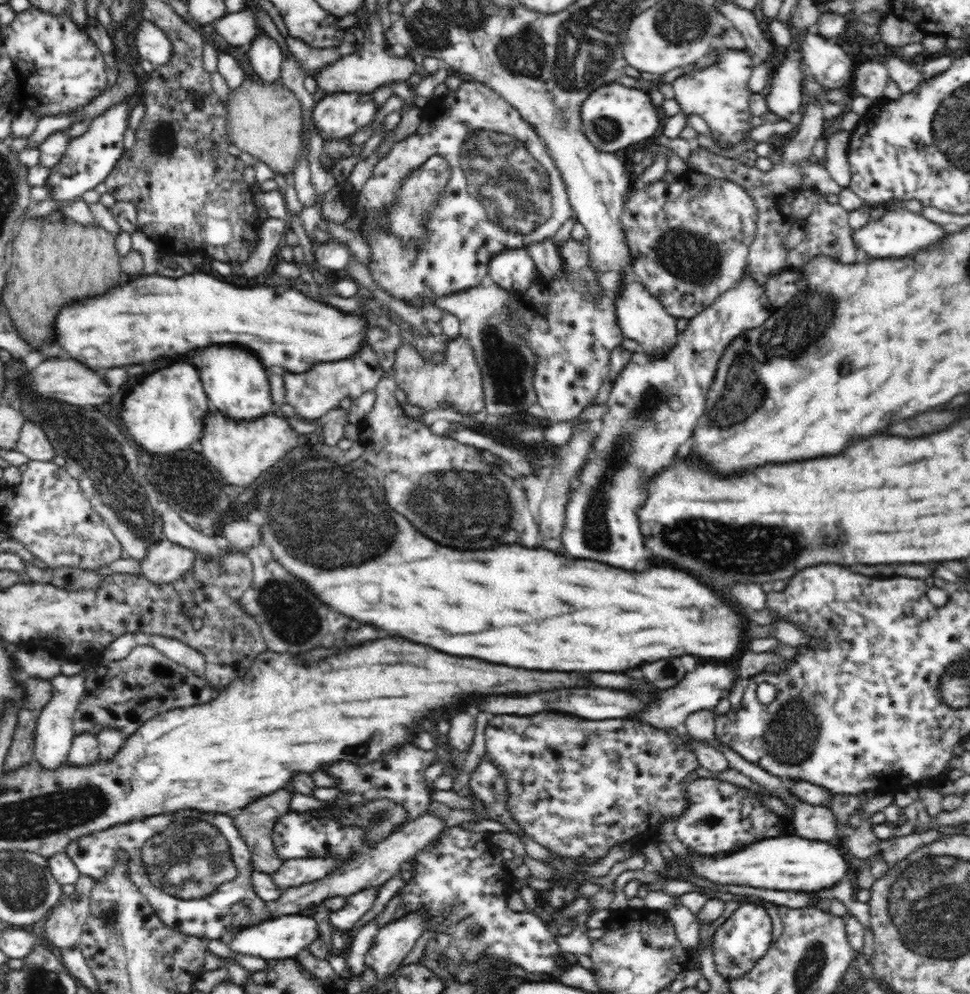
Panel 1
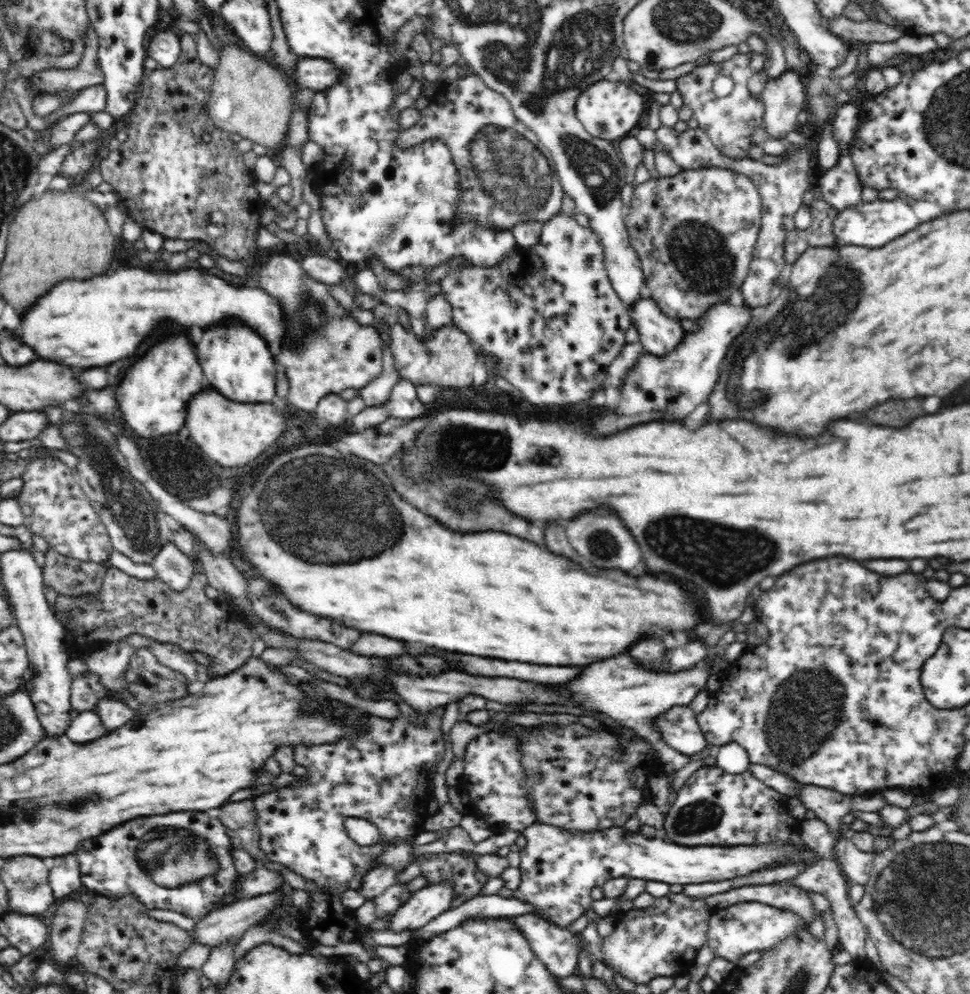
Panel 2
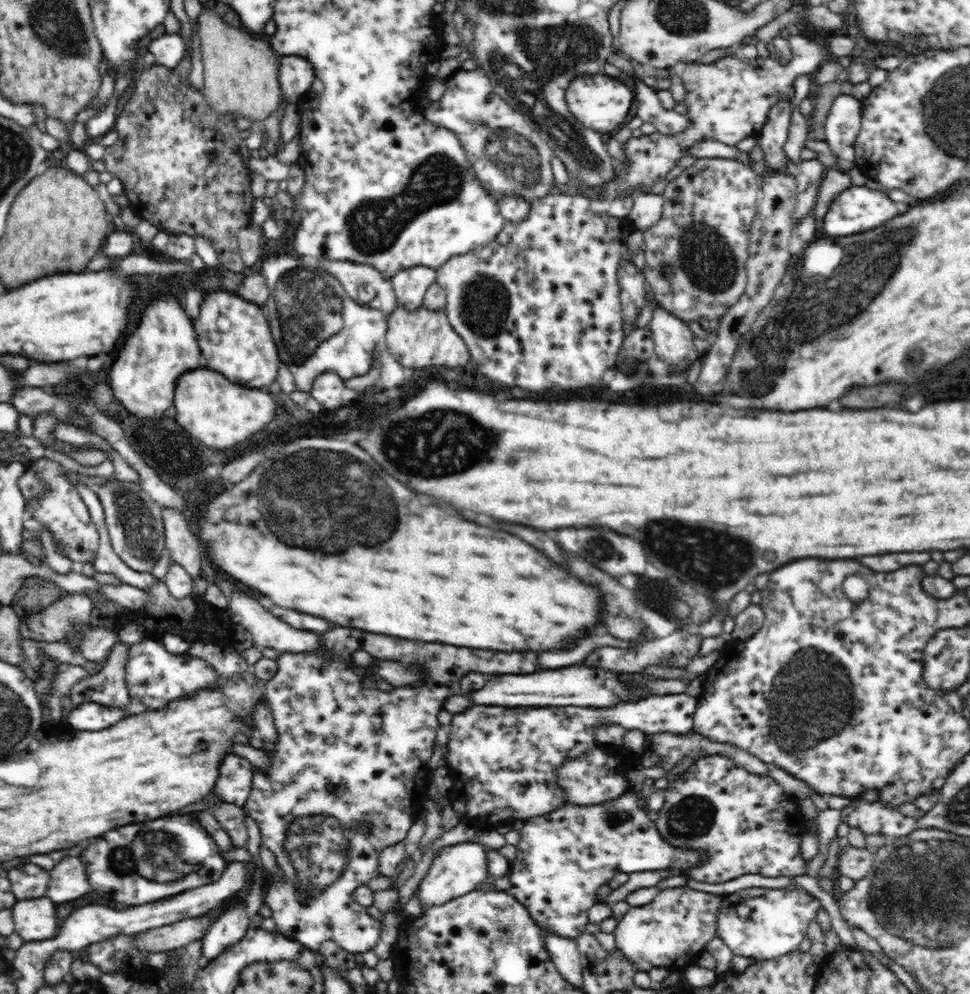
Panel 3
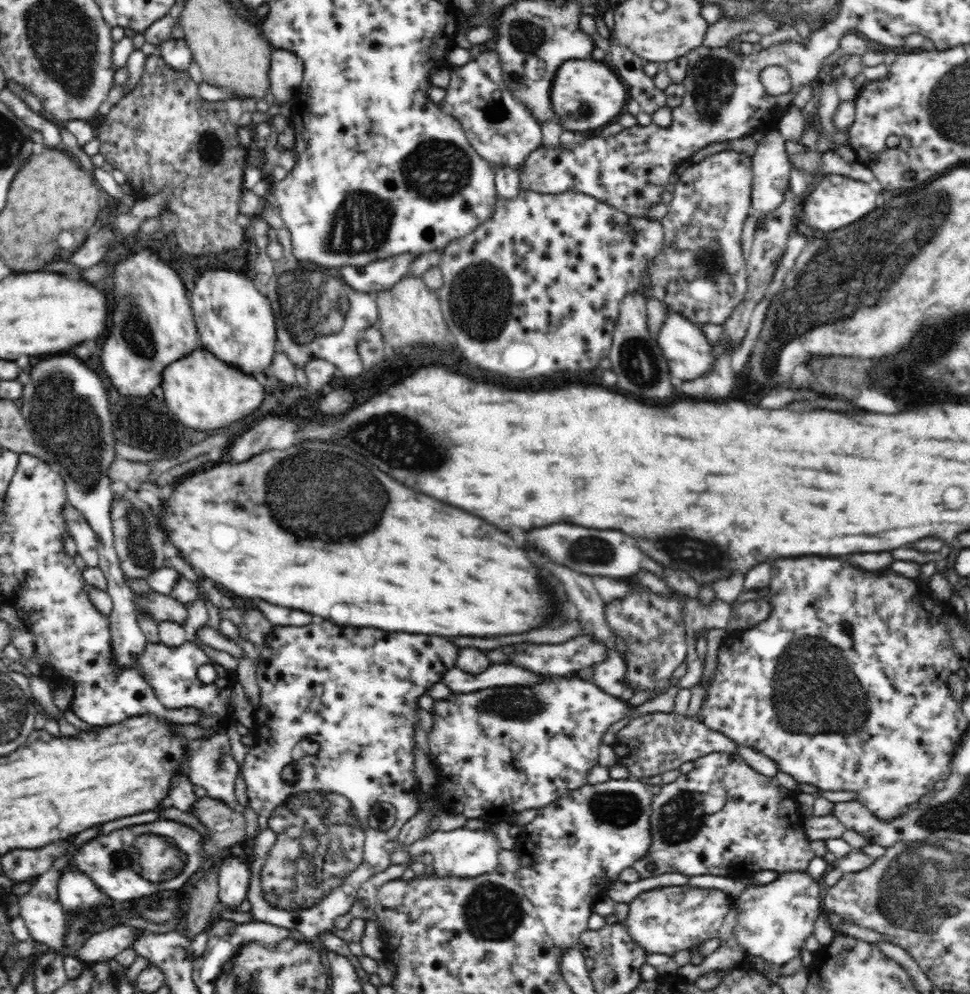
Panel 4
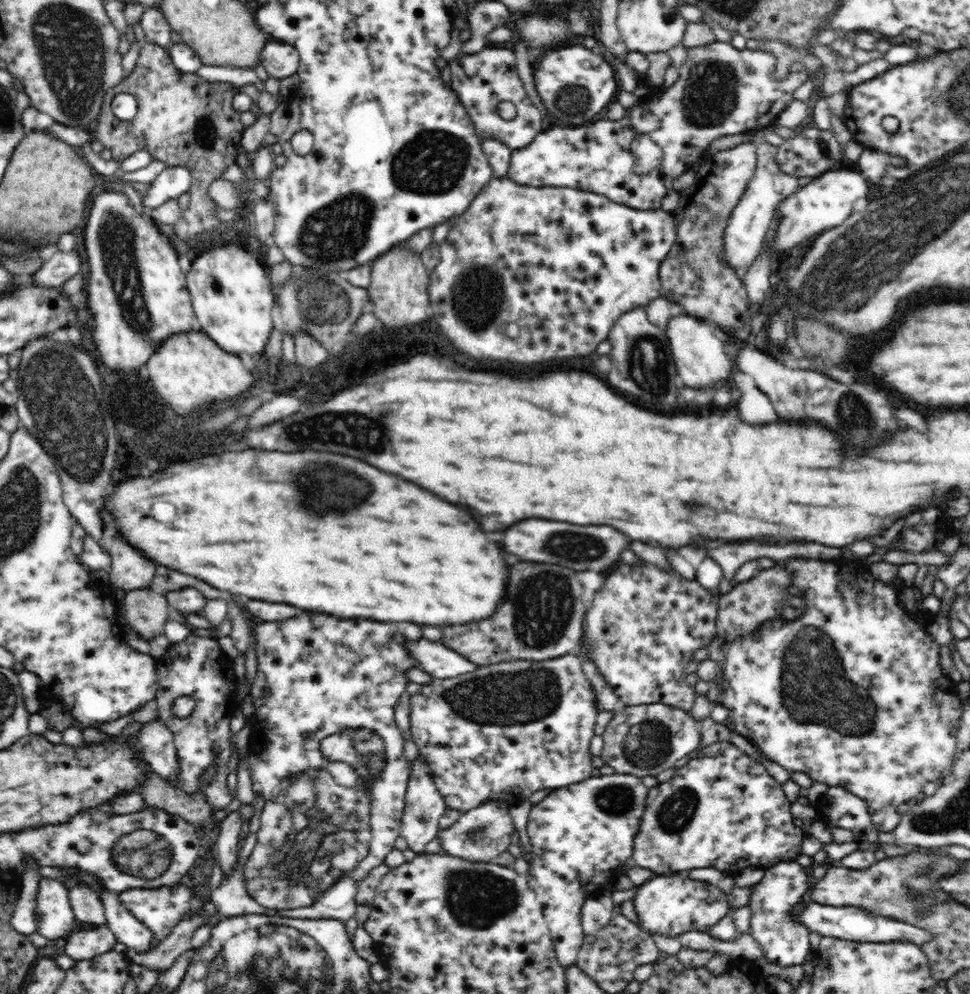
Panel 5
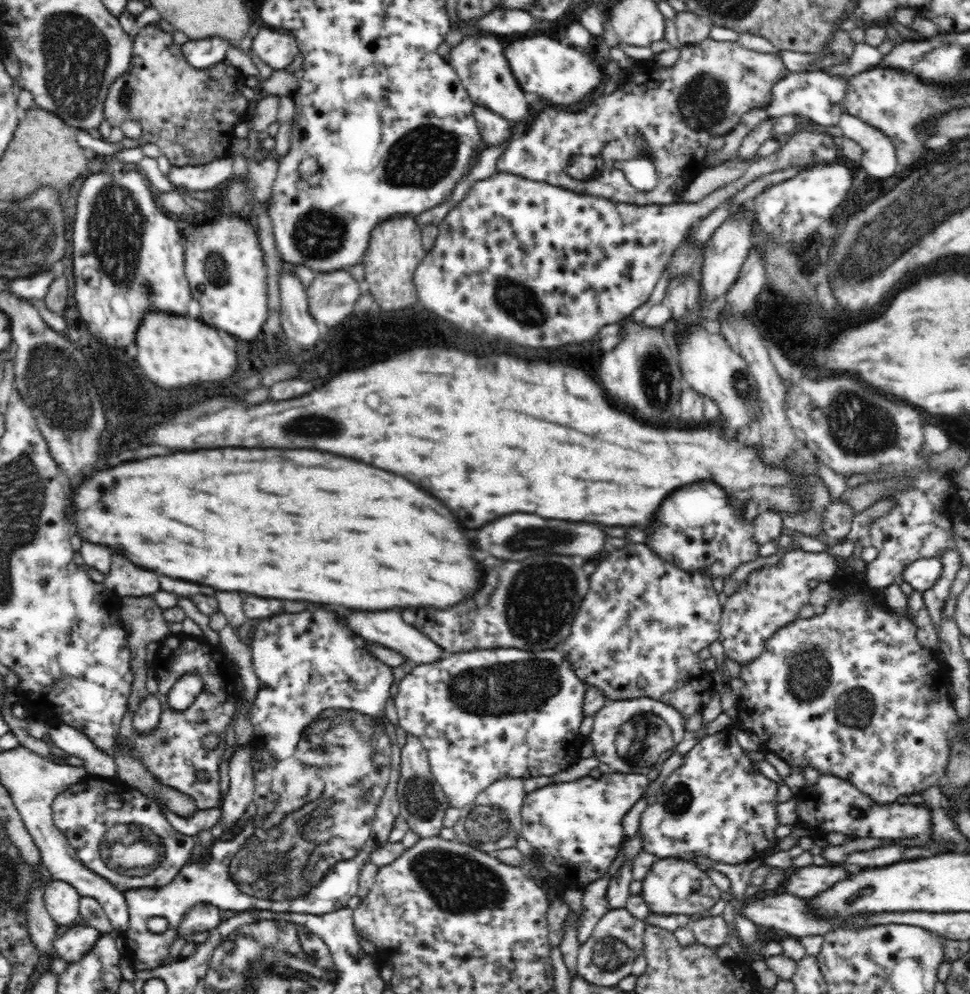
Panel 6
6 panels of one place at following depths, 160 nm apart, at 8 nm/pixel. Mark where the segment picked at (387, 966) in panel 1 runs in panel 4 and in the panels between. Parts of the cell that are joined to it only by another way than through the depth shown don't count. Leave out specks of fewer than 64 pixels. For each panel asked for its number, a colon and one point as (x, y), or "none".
2: (433, 899)
3: (457, 869)
4: (463, 853)

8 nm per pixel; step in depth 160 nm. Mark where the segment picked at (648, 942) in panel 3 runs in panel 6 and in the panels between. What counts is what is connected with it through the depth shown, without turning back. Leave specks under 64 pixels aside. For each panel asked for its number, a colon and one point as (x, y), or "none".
4: (666, 920)
5: (670, 904)
6: (673, 886)

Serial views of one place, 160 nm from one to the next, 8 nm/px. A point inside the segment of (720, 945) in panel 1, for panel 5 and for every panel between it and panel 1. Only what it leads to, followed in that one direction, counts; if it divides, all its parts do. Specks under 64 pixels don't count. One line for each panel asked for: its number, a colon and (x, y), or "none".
2: (744, 927)
3: (759, 923)
4: (773, 920)
5: (773, 902)

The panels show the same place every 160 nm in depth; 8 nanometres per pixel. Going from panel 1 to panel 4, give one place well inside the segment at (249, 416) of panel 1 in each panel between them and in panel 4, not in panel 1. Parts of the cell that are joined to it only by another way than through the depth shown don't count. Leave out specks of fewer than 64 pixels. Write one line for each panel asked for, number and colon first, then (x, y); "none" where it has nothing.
2: (237, 363)
3: (235, 339)
4: (236, 323)

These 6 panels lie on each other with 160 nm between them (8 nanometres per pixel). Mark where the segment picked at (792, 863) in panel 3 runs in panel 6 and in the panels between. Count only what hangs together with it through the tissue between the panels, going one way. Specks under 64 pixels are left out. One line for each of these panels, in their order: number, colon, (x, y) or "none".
4: (724, 818)
5: (722, 810)
6: (716, 804)

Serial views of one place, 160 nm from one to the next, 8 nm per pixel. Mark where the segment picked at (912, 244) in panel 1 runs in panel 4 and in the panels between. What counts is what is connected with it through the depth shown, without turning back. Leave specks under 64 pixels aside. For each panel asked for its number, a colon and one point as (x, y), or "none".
2: (874, 224)
3: (858, 209)
4: (836, 201)

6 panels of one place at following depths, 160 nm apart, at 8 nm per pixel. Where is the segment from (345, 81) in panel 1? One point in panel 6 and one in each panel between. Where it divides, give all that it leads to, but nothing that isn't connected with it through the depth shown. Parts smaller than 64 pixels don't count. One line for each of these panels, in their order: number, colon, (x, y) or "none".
2: (317, 74)
3: (296, 74)
4: (286, 70)
5: (281, 60)
6: (279, 50)

